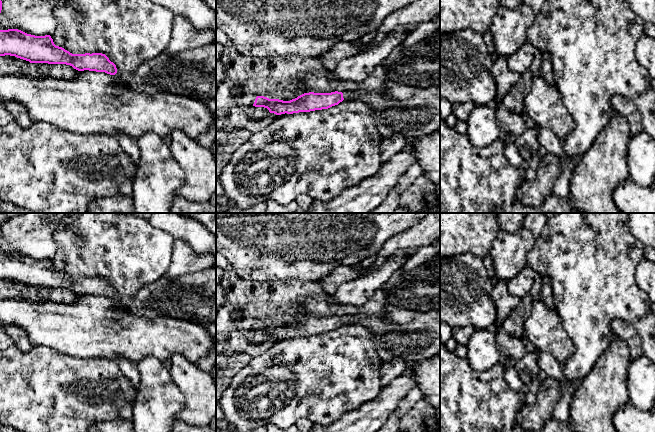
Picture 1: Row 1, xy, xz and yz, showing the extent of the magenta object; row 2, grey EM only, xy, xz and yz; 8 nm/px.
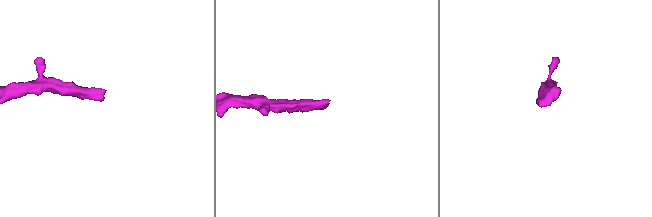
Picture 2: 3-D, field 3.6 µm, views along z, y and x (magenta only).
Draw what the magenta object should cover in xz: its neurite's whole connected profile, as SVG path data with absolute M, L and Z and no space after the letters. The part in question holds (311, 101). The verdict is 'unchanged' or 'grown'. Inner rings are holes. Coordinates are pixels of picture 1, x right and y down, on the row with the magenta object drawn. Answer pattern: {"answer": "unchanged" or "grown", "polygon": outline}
{"answer": "grown", "polygon": "M390 80L380 92L309 92L290 101L257 96L253 106L281 115L328 109L343 100L359 100L370 106L383 138L402 136L410 141L440 129L440 87L416 88Z"}

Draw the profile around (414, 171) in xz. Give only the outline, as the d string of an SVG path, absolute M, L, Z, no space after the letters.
M418 162L410 165L407 170L400 176L395 190L399 193L407 189L419 177L423 176L423 169Z

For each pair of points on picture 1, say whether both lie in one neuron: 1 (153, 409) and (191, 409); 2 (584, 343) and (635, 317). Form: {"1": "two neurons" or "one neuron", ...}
{"1": "two neurons", "2": "one neuron"}

